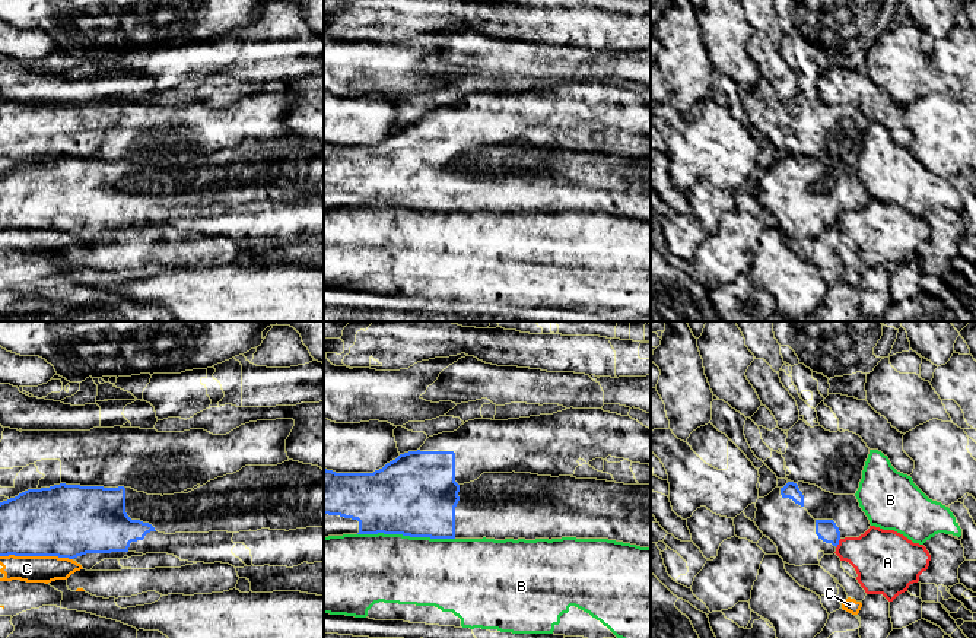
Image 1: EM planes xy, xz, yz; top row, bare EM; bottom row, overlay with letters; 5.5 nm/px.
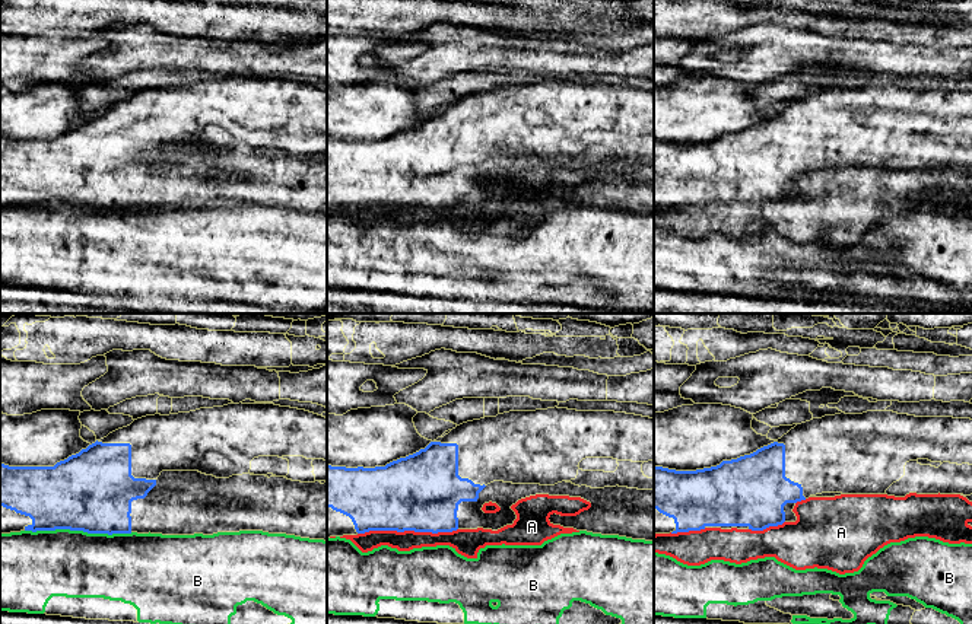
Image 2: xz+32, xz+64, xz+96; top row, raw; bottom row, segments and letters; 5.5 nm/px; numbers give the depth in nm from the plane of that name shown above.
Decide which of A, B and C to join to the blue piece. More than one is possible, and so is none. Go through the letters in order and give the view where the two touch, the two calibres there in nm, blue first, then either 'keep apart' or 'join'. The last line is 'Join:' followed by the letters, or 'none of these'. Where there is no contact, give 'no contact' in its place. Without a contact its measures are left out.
A: yz | 120/300 nm | keep apart
B: xz | 460/380 nm | keep apart
C: xy | 400/140 nm | keep apart
Join: none of these

